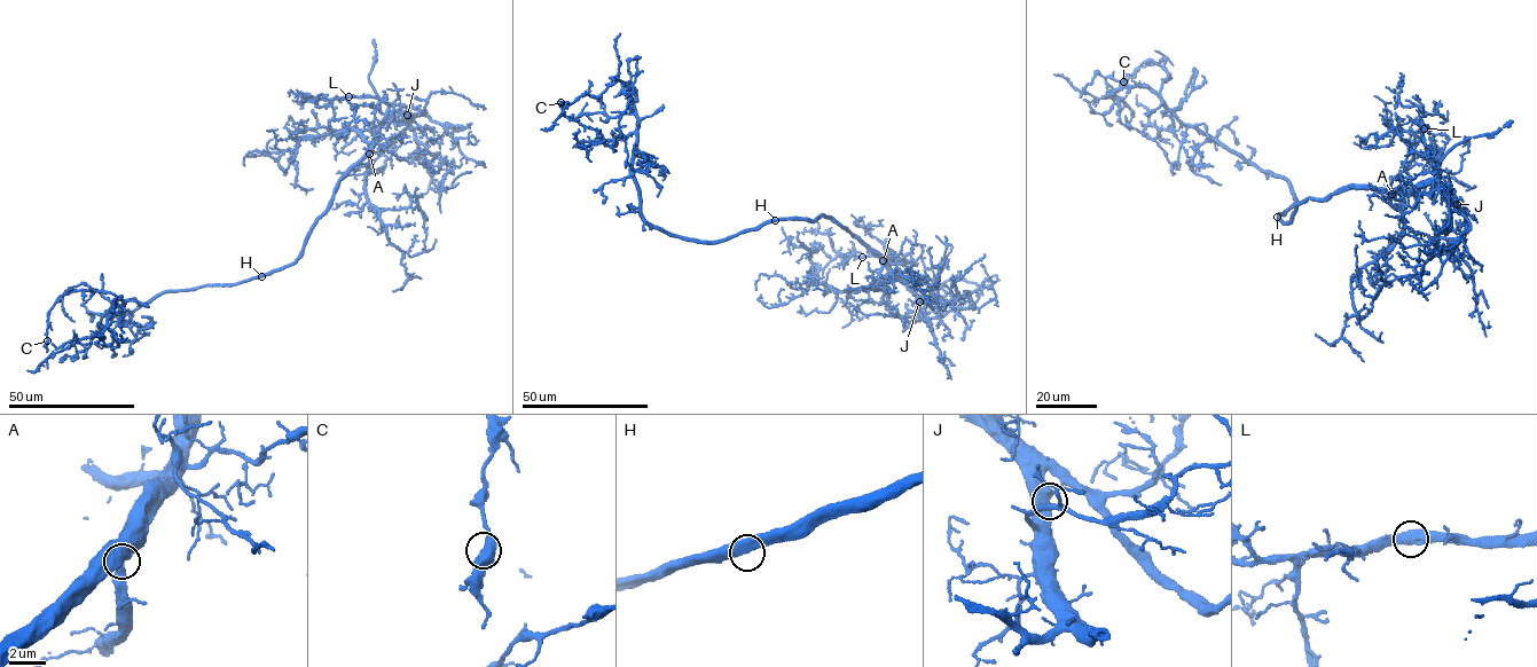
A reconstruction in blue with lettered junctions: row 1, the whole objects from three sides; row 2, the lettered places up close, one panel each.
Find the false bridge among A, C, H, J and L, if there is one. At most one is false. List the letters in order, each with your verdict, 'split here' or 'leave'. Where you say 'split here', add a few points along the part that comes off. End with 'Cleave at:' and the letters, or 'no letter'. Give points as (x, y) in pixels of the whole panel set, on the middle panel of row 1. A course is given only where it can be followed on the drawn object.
A: leave
C: leave
H: leave
J: leave
L: leave
Cleave at: no letter

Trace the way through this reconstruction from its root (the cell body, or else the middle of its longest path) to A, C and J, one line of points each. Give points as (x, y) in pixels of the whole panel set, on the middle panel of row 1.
A: (774, 220), (813, 220), (820, 214), (831, 218), (883, 260)
C: (774, 220), (711, 241), (658, 229), (644, 219), (633, 178), (635, 115), (574, 118), (561, 102)
J: (774, 220), (813, 220), (820, 214), (831, 218), (881, 258), (887, 269), (908, 285), (919, 301)

